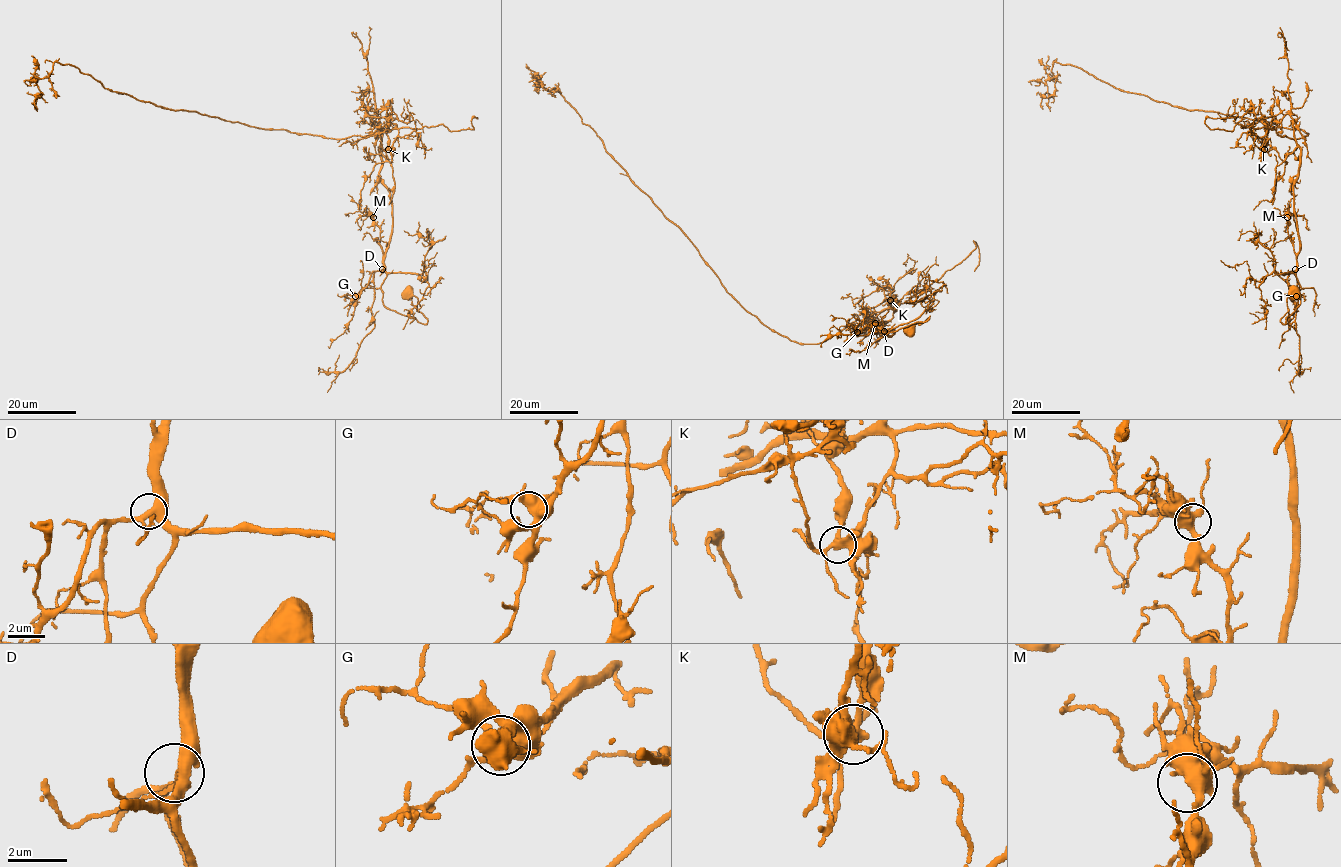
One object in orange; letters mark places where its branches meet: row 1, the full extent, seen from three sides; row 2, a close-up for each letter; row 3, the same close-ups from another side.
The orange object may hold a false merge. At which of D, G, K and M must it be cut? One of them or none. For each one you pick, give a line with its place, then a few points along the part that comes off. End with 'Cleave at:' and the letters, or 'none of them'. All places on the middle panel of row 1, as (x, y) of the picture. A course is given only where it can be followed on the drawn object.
K: place (890, 300); course (890, 300), (900, 302), (821, 342), (799, 344), (772, 331), (727, 291), (690, 239), (540, 78)
Cleave at: K

